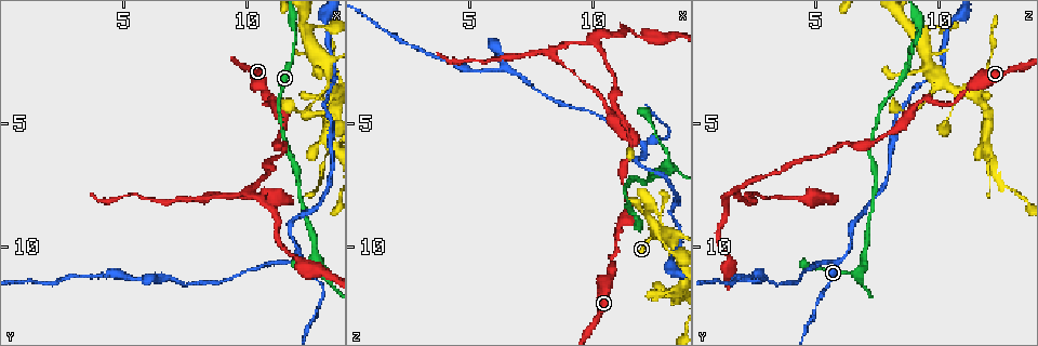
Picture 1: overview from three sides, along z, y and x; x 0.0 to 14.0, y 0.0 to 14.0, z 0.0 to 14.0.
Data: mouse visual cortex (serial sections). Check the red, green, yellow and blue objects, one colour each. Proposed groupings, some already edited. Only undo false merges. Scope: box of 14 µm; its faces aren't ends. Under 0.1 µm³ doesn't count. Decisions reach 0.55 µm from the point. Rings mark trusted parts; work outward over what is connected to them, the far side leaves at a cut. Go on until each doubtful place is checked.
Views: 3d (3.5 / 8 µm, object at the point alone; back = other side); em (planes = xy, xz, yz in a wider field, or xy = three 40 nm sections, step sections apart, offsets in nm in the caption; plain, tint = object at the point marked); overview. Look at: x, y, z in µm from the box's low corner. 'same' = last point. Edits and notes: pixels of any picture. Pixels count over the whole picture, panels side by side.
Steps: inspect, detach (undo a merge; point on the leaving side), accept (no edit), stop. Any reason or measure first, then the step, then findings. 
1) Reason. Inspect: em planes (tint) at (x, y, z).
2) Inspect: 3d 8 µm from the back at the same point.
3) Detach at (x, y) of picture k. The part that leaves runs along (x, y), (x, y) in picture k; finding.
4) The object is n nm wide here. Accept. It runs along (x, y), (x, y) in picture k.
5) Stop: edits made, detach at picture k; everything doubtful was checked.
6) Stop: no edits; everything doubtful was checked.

Abrupt turn. Inspect: 3d 3.5 µm at (13.0, 11.0, 6.9).

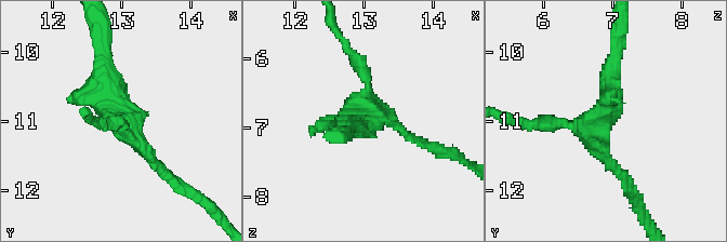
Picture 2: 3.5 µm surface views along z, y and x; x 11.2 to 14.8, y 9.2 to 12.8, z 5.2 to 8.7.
Need the tissue. Inspect: em xy step 5 (tint) at (13.00, 11.05, 6.75).

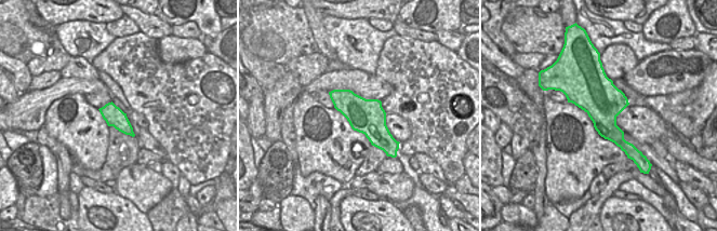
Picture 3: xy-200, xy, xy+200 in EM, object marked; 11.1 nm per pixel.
The object is 380 nm wide here. Accept. It runs along (617, 55), (597, 122), (533, 125) in picture 2; one cell here.

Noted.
Three arms meet. Inspect: 3d 3.5 µm at (10.0, 7.7, 1.8).

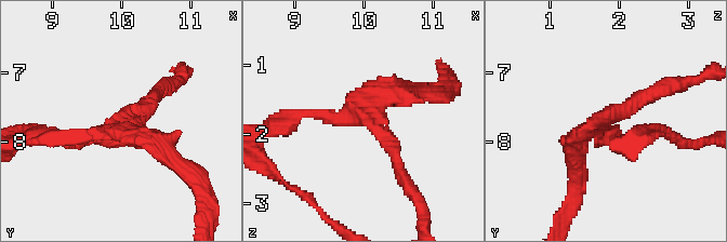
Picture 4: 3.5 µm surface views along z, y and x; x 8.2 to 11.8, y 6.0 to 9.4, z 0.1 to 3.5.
3 arms meet here; the arms are 150, 200, 300 nm wide; shape alone is not enough. Inspect: em xy step 1 (tint) at (10.00, 7.75, 1.75).

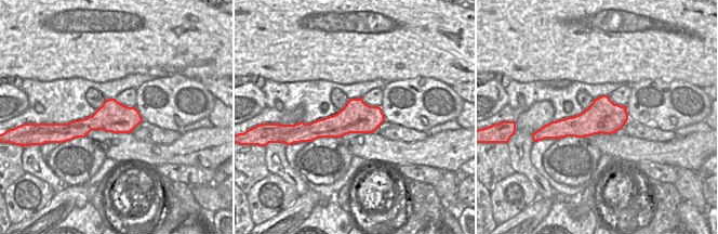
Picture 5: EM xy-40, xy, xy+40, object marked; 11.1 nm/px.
Accept. It runs along (155, 94), (118, 128), (52, 134) in picture 4; all the same cell.

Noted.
Sudden change in width. Inspect: 3d 3.5 µm at (8.4, 8.1, 2.1).

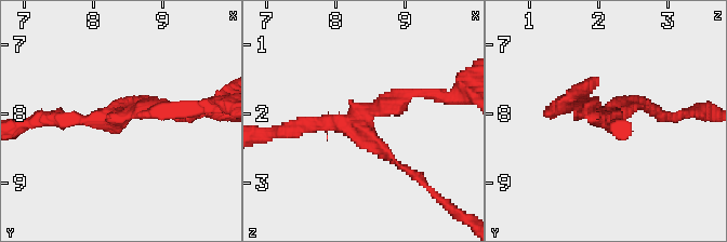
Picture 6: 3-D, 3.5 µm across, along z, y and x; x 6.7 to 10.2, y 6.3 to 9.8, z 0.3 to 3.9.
Now the EM. Inspect: em xy step 3 (tint) at (8.40, 8.05, 2.10).

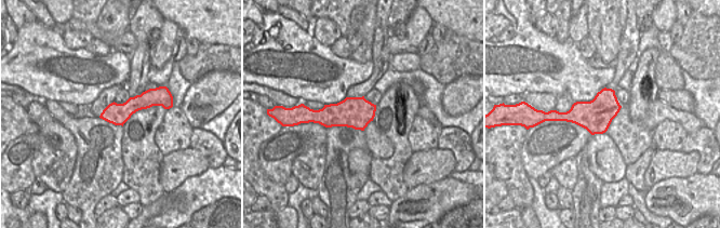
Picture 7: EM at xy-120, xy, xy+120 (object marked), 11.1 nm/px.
3 arms meet here; the arms are 100, 200, 200 nm wide. Accept. It runs along (421, 93), (361, 121), (408, 171) in picture 6; one cell here.

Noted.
Stop: no edits; everything doubtful was checked.

